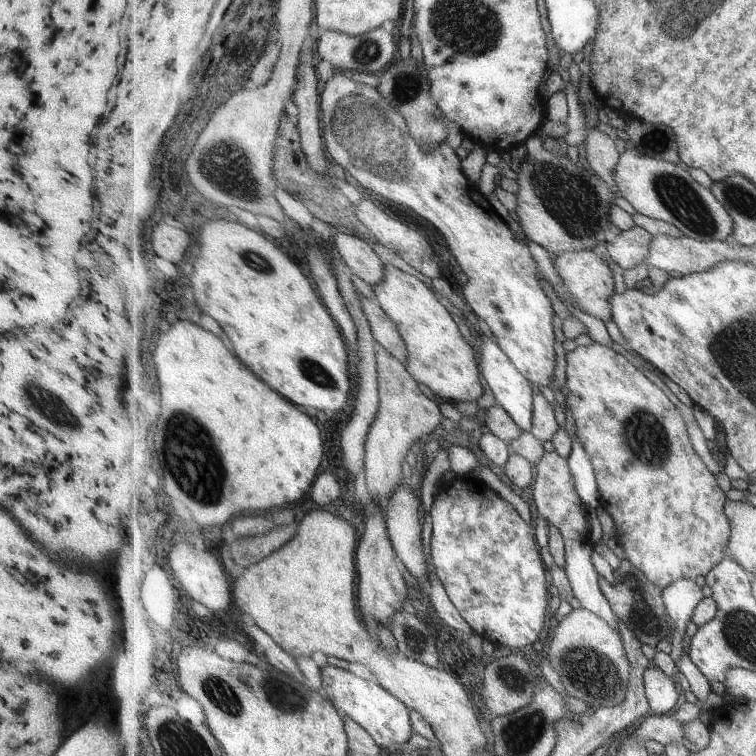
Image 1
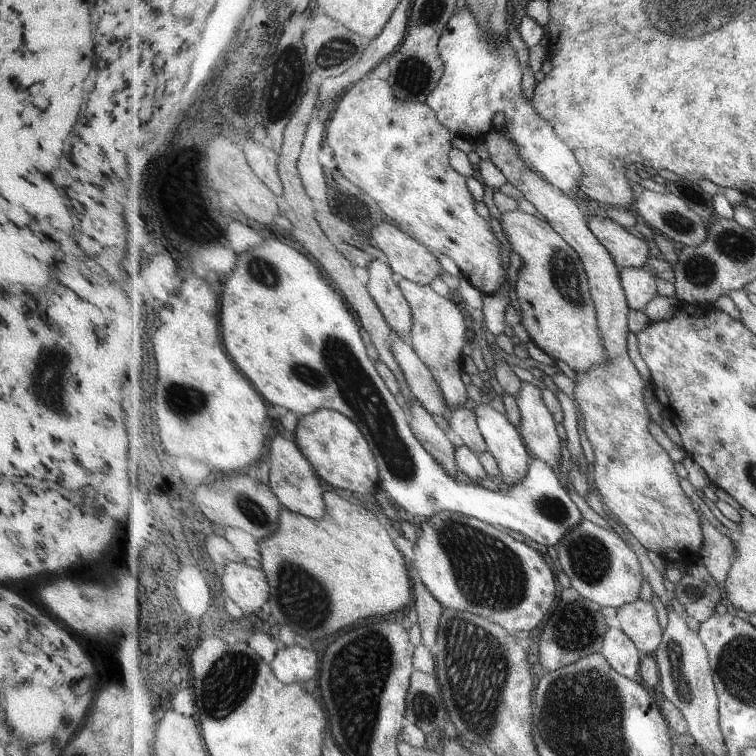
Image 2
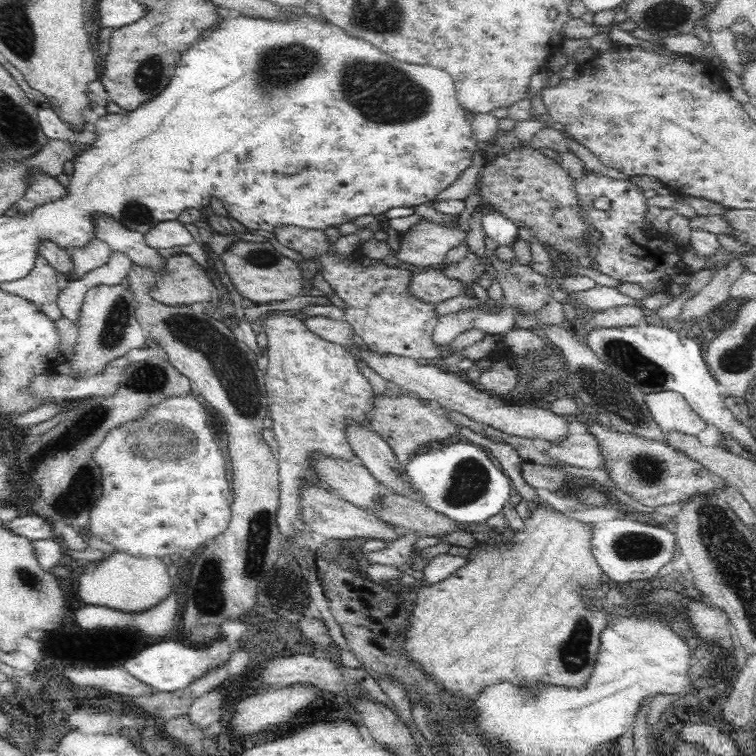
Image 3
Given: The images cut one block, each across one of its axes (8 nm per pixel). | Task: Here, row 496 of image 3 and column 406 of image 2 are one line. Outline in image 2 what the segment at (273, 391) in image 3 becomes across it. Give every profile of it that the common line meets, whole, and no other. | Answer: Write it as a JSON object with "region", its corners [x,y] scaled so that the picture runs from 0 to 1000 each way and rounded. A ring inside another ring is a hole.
{"region":[[[533,368],[528,378],[542,399],[548,415],[548,430],[541,451],[578,501],[594,541],[598,544],[607,540],[610,534],[618,532],[619,505],[612,505],[614,460],[618,456],[615,418],[602,399],[582,392],[567,377],[556,377]]]}

